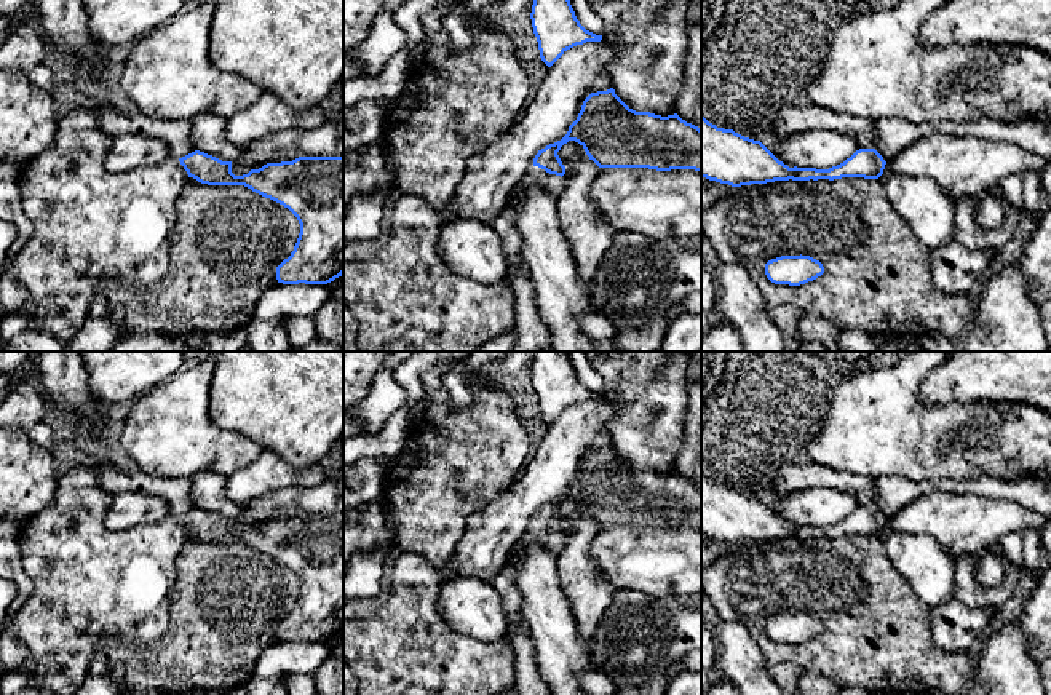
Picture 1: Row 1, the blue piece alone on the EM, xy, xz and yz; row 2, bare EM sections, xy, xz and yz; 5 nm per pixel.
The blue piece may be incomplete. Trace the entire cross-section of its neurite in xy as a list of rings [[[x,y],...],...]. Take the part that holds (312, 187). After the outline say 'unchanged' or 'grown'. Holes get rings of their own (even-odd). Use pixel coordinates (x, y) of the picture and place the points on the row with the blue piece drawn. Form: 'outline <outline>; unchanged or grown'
outline [[[97,107],[99,128],[110,137],[121,134],[160,139],[177,158],[188,177],[208,185],[244,185],[288,208],[300,224],[294,251],[276,267],[283,284],[327,284],[343,275],[343,157],[299,157],[292,161],[267,163],[248,174],[235,176],[232,161],[222,161],[195,149],[192,120],[158,120],[141,112],[126,113],[113,107]]]; grown

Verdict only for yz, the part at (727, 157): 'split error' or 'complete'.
split error

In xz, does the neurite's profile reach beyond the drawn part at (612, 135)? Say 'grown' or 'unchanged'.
grown

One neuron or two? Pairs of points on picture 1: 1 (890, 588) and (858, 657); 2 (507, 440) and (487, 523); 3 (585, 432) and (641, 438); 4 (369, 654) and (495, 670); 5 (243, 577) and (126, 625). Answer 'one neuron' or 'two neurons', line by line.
1: one neuron
2: two neurons
3: two neurons
4: one neuron
5: two neurons

